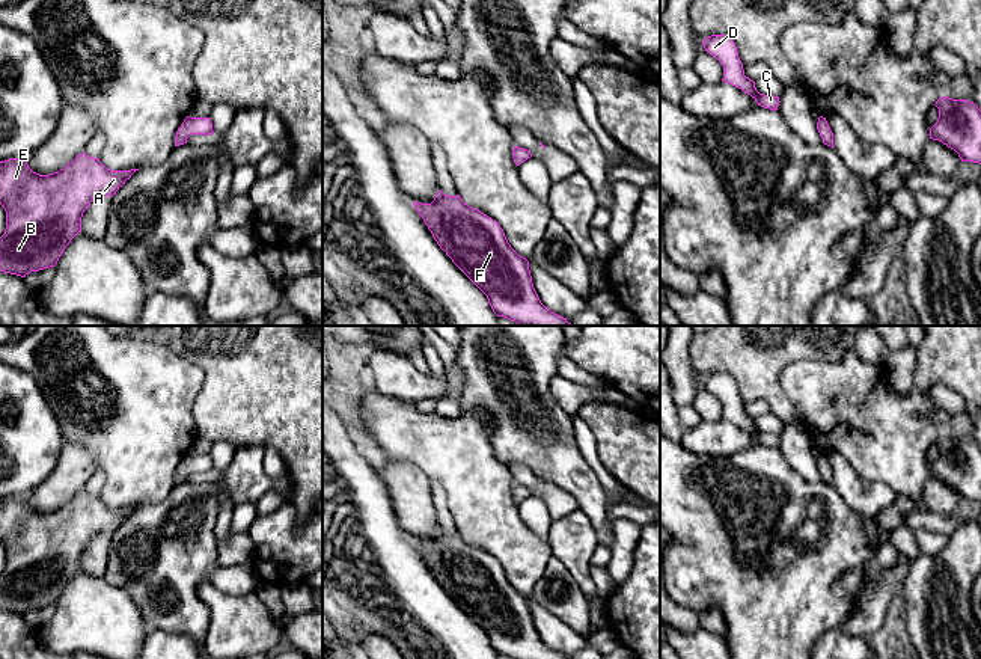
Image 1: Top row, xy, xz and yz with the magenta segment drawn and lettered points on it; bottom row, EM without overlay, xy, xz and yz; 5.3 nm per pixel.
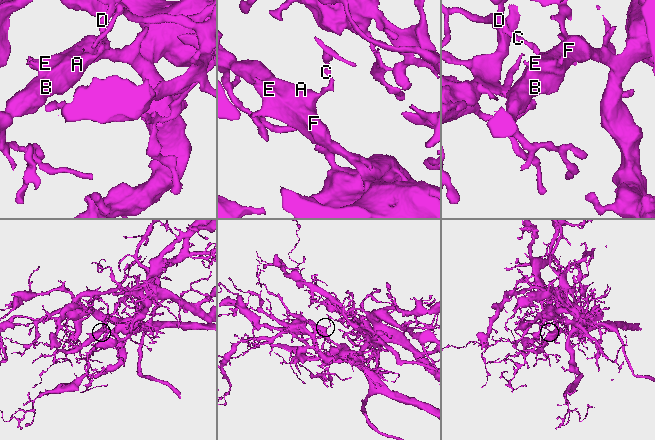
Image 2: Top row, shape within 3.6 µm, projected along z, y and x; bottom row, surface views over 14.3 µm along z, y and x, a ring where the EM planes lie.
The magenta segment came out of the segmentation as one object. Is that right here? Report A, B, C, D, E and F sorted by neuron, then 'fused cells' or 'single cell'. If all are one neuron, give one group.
A B E F / C D | fused cells

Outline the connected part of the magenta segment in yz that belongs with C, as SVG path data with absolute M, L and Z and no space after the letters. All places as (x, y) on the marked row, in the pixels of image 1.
M711 35L704 39L704 48L723 66L722 81L741 89L744 93L750 95L758 106L778 110L779 97L759 93L755 87L755 81L744 75L743 63L731 38L725 35Z

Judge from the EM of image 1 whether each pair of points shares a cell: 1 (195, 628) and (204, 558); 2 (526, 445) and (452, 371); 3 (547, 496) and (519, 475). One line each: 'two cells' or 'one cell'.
1: one cell
2: two cells
3: one cell

